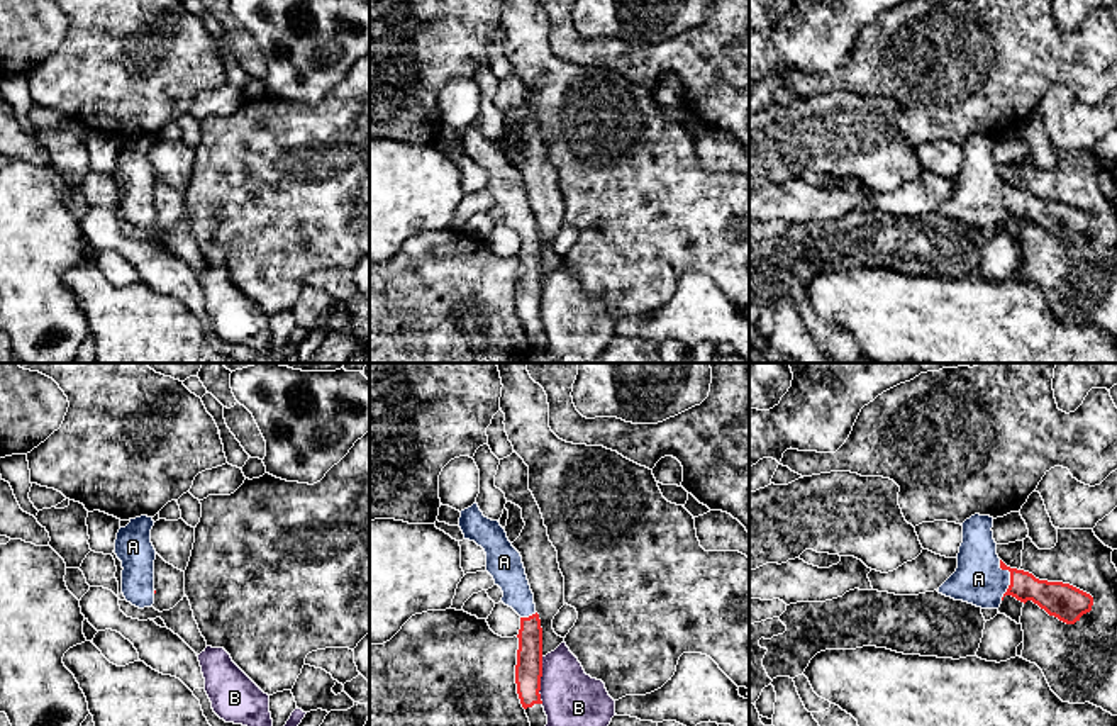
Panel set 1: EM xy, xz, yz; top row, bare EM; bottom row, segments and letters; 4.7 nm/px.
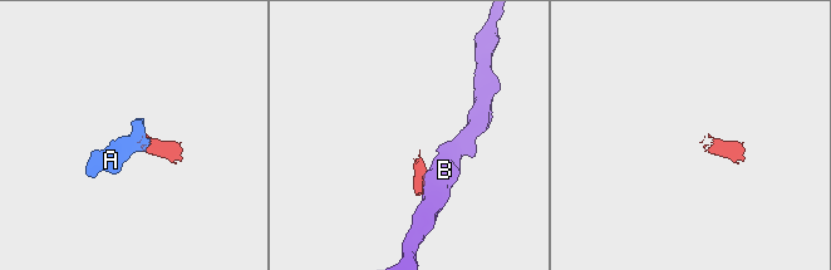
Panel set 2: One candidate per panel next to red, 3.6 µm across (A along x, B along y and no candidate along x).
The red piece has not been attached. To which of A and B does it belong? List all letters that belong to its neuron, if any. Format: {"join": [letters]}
{"join": ["A"]}

